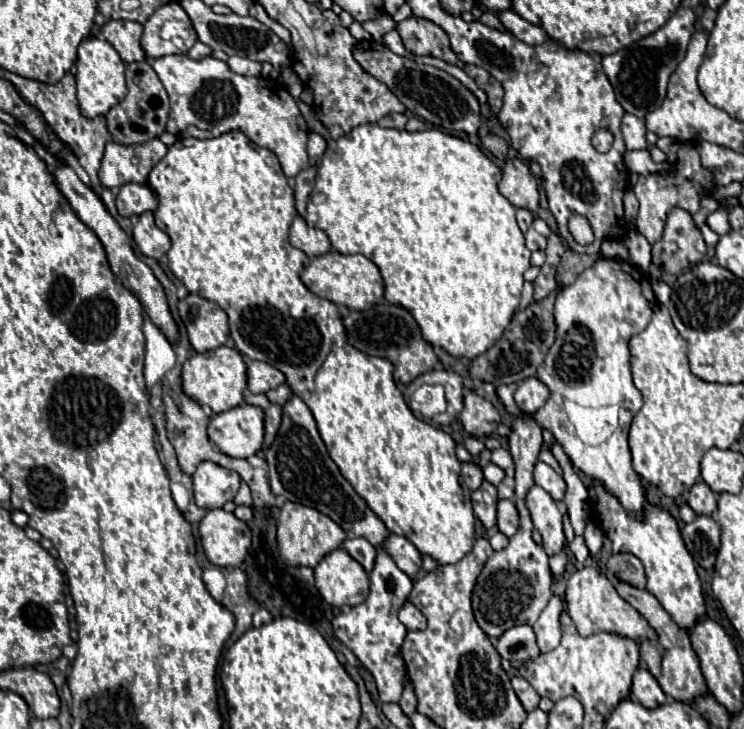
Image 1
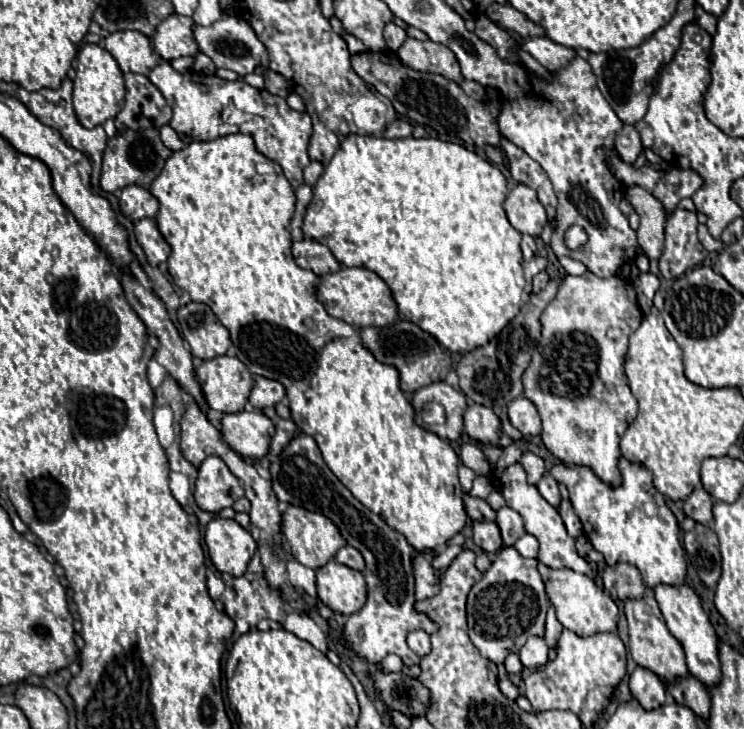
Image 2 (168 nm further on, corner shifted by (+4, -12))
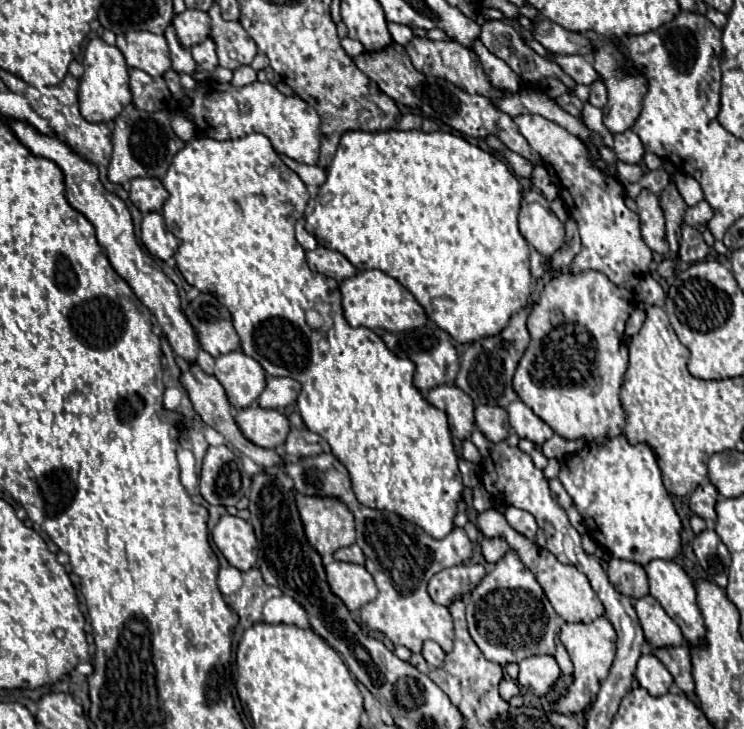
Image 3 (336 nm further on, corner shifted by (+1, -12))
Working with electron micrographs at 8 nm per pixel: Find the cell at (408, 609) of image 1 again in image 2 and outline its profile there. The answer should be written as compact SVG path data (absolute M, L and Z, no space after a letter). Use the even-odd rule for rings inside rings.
M412 630L408 632L408 646L418 656L426 656L430 652L430 636L424 630Z

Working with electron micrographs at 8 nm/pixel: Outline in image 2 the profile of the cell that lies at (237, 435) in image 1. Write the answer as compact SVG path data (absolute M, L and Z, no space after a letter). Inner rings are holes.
M260 410L236 412L222 418L220 438L242 458L262 458L268 452L274 424Z

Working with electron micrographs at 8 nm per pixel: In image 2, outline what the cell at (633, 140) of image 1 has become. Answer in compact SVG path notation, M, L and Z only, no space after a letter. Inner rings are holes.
M624 126L618 134L616 134L616 152L618 156L628 162L634 164L634 160L638 158L642 150L642 142L638 136L638 130L634 126Z

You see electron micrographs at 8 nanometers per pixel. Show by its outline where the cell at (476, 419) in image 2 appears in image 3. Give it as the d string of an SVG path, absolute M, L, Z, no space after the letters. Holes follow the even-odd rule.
M477 406L475 408L475 422L477 428L491 440L501 442L509 436L509 422L507 412L497 406Z

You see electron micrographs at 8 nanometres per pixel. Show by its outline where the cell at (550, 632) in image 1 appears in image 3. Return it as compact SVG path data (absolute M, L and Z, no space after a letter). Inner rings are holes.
M533 656L519 664L517 682L537 698L547 696L559 678L561 668L557 666L553 656Z

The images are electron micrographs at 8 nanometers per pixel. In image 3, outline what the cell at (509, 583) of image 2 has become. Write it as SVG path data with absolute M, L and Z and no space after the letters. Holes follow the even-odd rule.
M507 552L471 592L467 600L467 622L469 634L485 658L507 666L509 662L521 662L529 656L553 656L555 638L563 618L557 616L543 588L523 566L519 556L515 552Z

